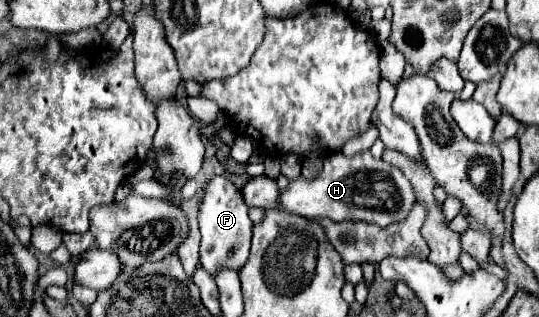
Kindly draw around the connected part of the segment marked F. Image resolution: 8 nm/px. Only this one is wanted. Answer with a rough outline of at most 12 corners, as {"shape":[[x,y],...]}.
{"shape":[[211,176],[199,206],[201,266],[241,270],[253,222],[241,192]]}

